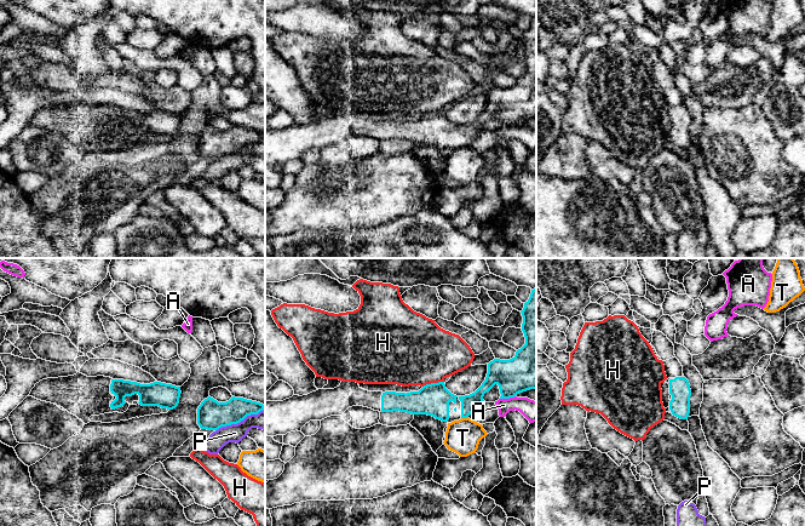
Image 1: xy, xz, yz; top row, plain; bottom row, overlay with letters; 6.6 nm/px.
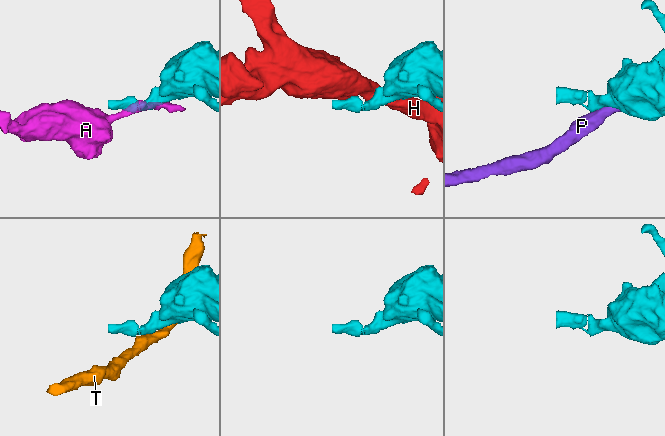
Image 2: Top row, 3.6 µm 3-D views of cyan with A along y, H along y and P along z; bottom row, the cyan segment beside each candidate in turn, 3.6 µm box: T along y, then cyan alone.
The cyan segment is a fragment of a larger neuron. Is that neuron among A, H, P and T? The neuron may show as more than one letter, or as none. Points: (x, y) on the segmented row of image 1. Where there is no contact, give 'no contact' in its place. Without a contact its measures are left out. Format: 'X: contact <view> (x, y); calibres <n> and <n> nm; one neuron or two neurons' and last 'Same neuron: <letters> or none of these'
A: contact xz (507, 398); calibres 280 and 140 nm; two neurons
H: contact xz (432, 383); calibres 220 and 460 nm; two neurons
P: contact xy (240, 421); calibres 190 and 120 nm; two neurons
T: contact xz (464, 417); calibres 110 and 240 nm; two neurons
Same neuron: none of these

